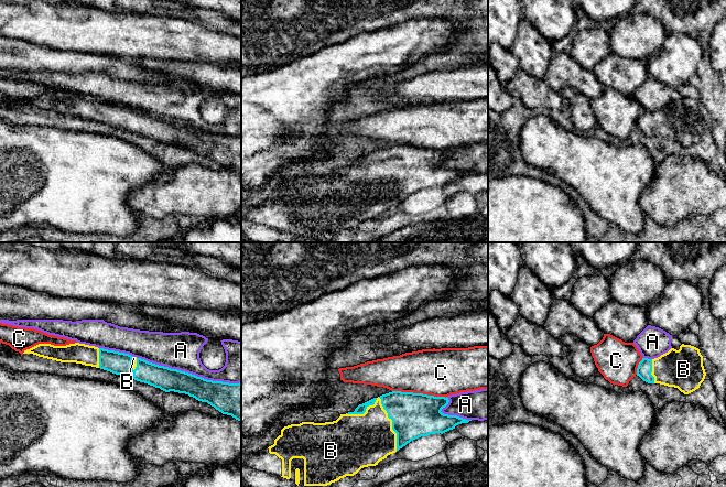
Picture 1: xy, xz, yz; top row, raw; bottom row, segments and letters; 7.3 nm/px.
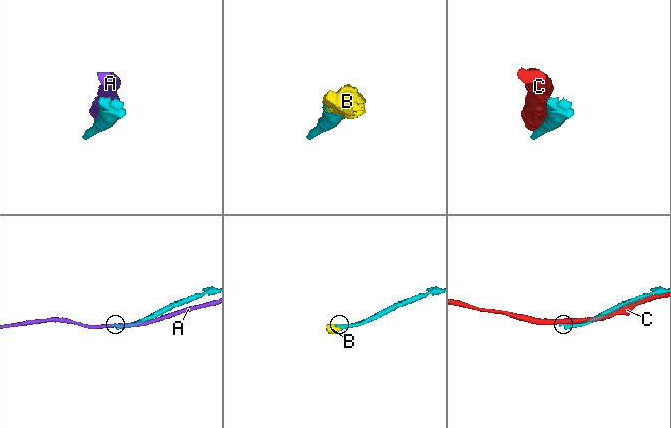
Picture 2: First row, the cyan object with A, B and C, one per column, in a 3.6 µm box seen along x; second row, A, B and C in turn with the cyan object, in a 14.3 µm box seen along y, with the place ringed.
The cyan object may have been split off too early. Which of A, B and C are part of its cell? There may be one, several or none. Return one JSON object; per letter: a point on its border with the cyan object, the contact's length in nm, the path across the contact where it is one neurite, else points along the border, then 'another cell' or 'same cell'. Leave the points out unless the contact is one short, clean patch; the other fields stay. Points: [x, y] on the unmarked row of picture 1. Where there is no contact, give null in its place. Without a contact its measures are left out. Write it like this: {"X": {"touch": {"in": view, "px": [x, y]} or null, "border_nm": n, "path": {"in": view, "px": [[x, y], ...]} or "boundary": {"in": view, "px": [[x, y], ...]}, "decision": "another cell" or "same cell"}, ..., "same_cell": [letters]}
{"A": {"touch": {"in": "xy", "px": [187, 126]}, "border_nm": 800, "decision": "another cell"}, "B": {"touch": {"in": "xz", "px": [382, 159]}, "border_nm": 460, "decision": "same cell"}, "C": {"touch": {"in": "xz", "px": [420, 147]}, "border_nm": 400, "decision": "another cell"}, "same_cell": ["B"]}

